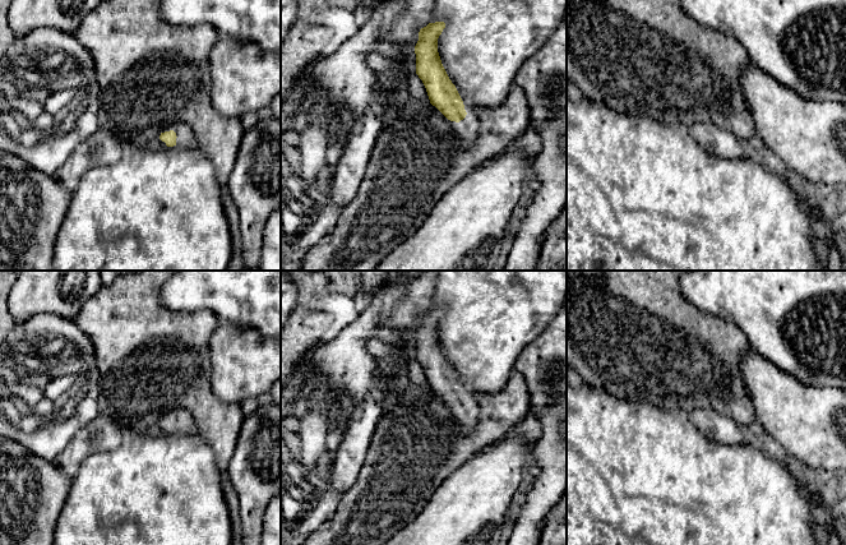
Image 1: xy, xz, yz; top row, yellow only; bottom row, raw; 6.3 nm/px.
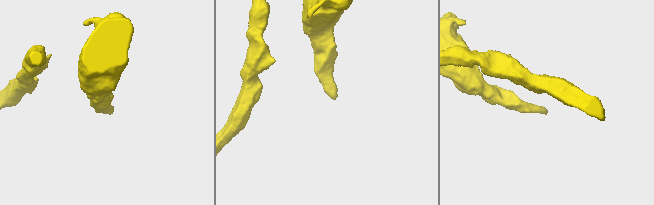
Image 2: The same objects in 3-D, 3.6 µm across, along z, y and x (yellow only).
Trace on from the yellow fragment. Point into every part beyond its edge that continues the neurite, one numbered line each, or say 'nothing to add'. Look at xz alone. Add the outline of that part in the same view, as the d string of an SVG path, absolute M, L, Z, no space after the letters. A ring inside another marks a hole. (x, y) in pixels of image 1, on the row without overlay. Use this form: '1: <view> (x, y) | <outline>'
1: xz (467, 415) | M467 399L463 406L457 408L457 420L461 428L471 433L479 420L479 407L472 399Z

